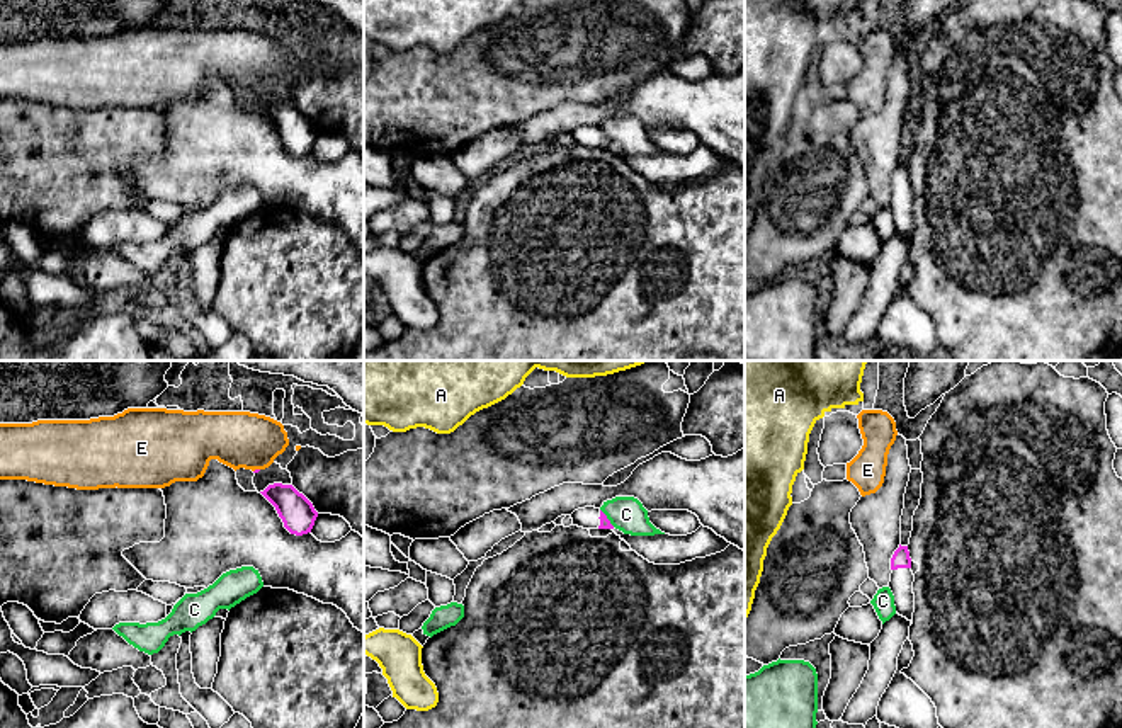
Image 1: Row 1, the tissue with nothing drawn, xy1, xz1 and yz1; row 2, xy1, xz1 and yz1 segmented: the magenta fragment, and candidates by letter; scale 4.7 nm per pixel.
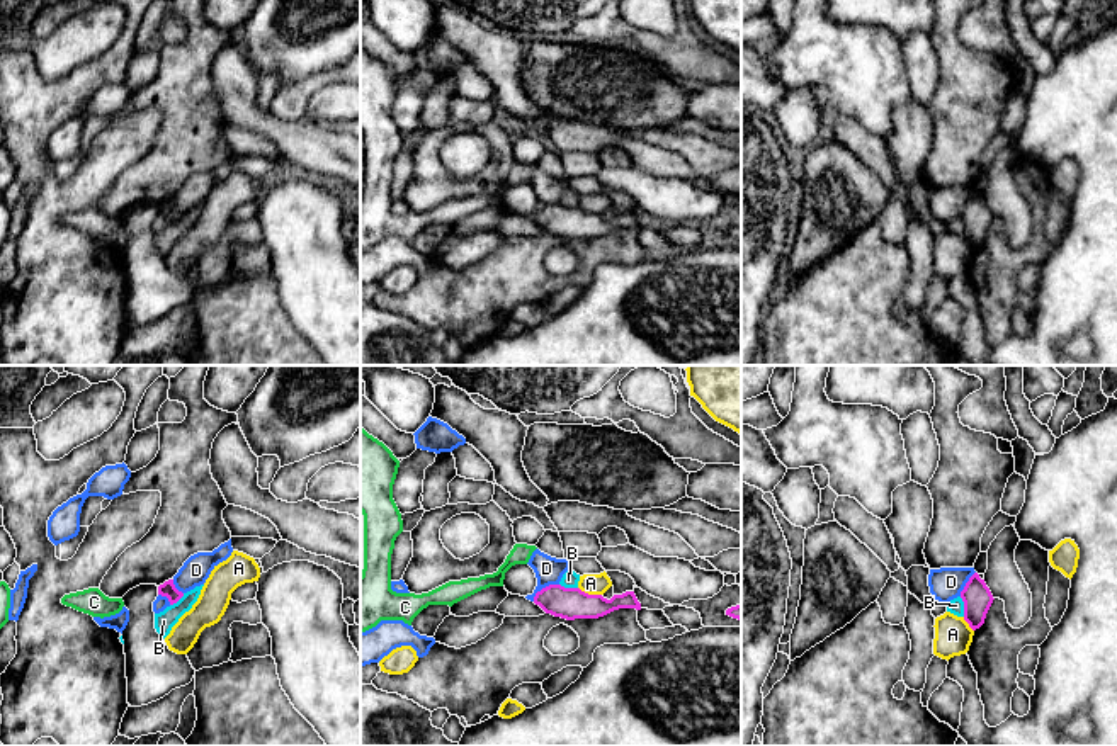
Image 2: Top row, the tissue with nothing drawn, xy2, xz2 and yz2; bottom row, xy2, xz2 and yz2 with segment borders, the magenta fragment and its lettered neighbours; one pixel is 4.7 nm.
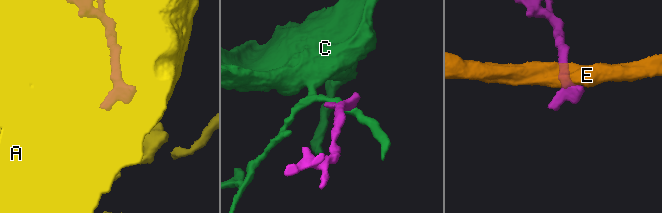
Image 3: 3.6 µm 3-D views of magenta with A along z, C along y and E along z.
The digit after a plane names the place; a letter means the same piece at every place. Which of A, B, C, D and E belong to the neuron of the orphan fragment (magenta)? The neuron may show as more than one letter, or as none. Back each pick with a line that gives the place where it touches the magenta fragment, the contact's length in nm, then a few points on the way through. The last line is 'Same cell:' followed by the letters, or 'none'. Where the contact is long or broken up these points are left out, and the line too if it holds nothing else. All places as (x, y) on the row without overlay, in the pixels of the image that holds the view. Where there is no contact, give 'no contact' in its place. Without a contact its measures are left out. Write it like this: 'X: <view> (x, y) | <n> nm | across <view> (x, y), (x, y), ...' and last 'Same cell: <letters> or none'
Same cell: none

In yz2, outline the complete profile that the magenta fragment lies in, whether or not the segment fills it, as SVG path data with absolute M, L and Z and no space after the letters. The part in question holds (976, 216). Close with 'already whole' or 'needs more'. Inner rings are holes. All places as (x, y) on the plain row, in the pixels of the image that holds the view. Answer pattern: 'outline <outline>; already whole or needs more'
outline M974 192L961 211L964 221L964 240L972 250L984 243L986 233L993 223L993 214L986 206L984 199Z; already whole

